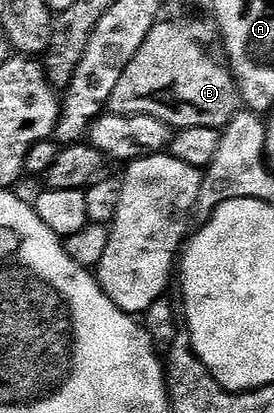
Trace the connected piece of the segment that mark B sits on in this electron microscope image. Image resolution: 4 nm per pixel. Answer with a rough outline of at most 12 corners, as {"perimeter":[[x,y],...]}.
{"perimeter":[[160,20],[107,109],[172,130],[222,130],[237,86],[178,25]]}

